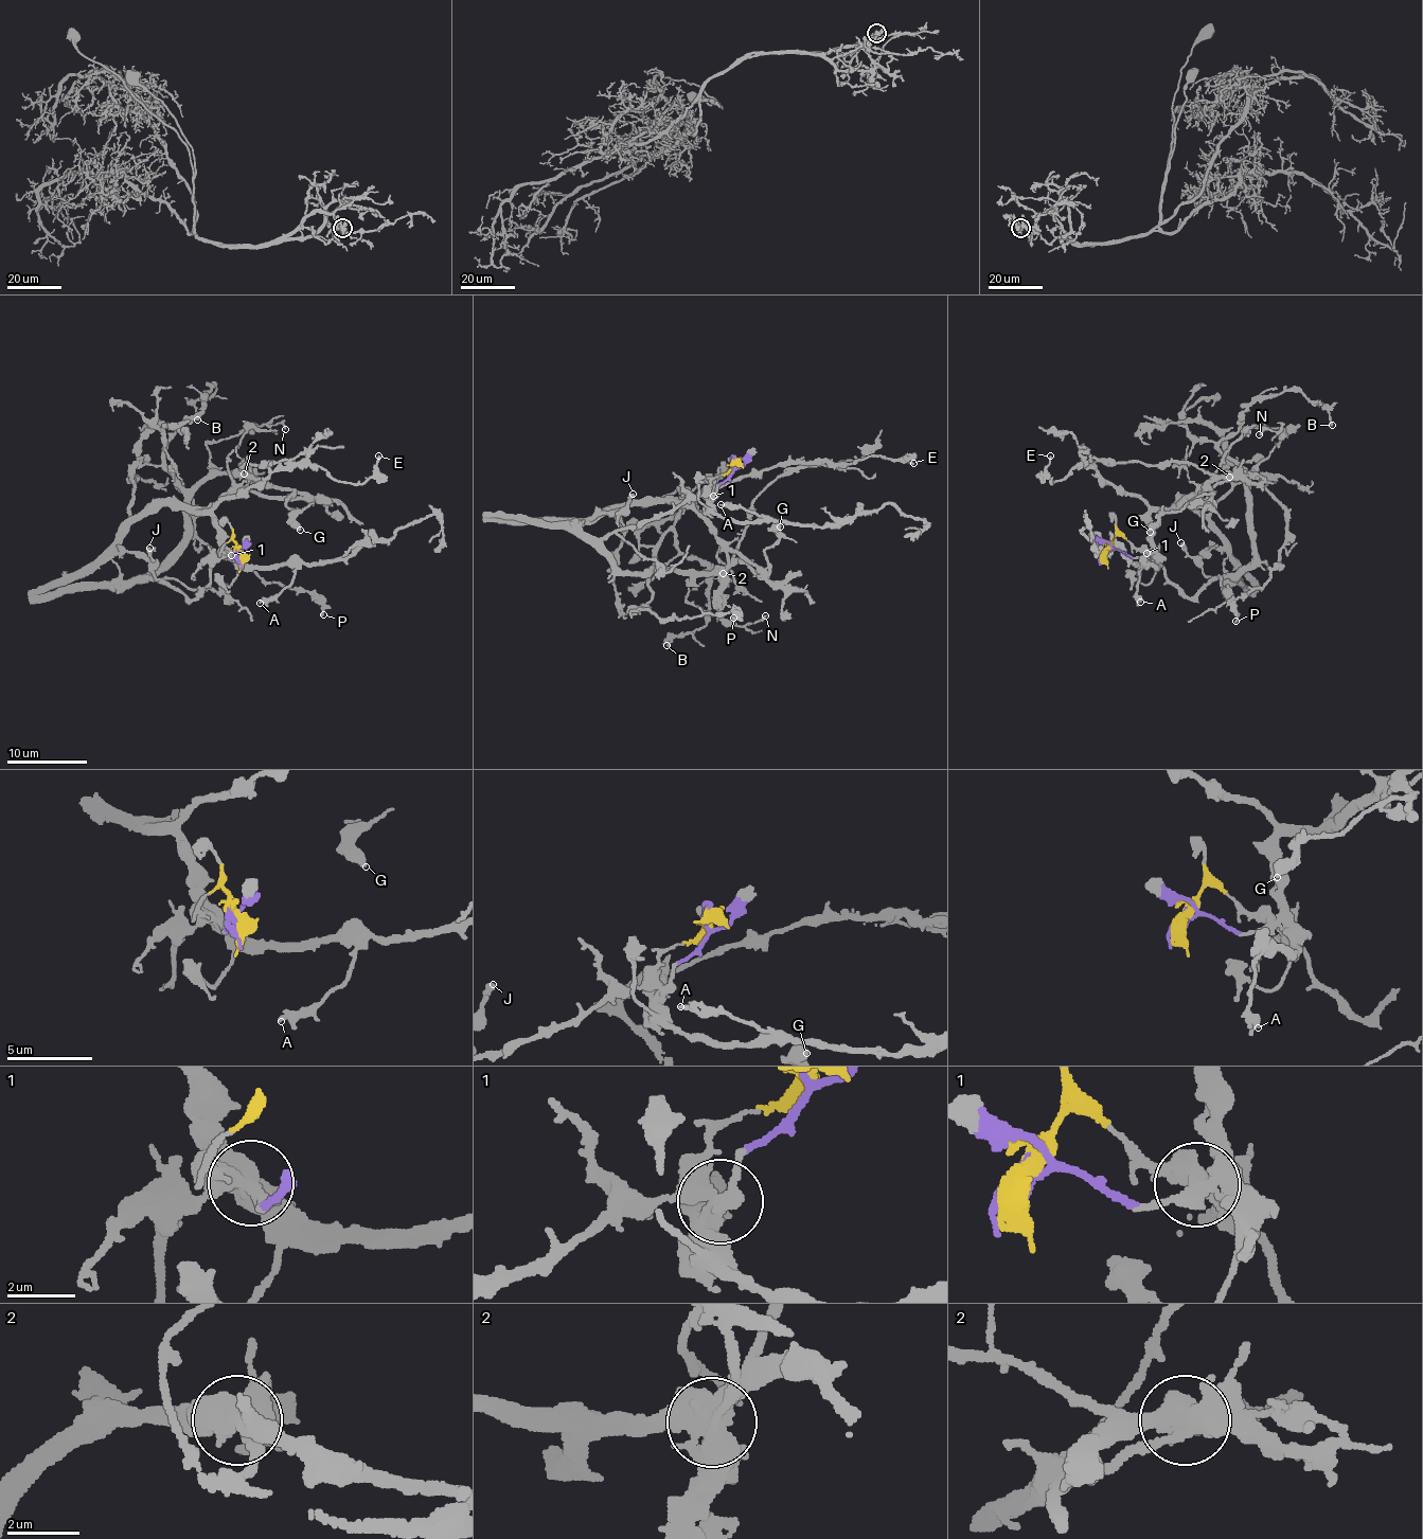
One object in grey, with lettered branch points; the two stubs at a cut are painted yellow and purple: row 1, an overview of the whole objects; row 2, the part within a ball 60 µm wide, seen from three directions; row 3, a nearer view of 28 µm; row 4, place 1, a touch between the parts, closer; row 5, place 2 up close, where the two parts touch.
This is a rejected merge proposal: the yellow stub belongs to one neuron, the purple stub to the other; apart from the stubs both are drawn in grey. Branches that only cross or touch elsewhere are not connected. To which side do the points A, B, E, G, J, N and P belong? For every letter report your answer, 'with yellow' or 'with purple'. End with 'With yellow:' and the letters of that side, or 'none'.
A: with purple
B: with yellow
E: with purple
G: with yellow
J: with yellow
N: with yellow
P: with yellow
With yellow: B, G, J, N, P

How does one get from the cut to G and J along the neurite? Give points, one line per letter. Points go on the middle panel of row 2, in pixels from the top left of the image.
G: (734, 462), (697, 497), (609, 532), (607, 559), (637, 573), (724, 573), (748, 561), (765, 574), (780, 526)
J: (734, 462), (730, 469), (717, 476), (697, 497), (646, 521), (619, 529), (619, 516), (634, 495)

